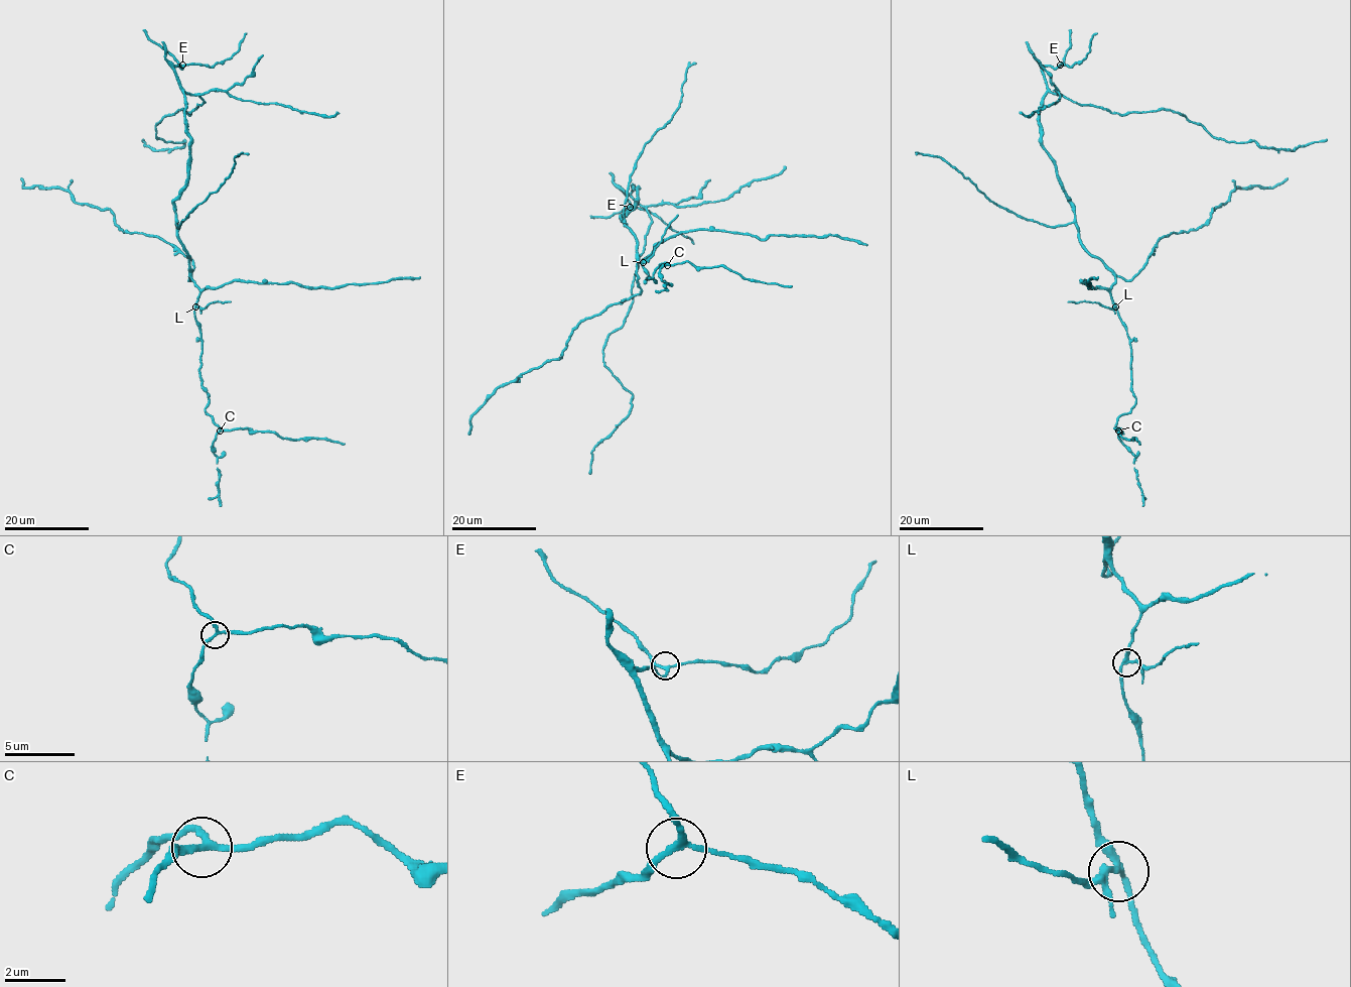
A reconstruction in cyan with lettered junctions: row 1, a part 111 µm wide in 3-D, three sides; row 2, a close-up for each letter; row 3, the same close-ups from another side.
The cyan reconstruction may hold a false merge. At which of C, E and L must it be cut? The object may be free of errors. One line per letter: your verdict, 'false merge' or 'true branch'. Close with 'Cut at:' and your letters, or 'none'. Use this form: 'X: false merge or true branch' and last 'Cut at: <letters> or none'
C: true branch
E: true branch
L: false merge
Cut at: L

